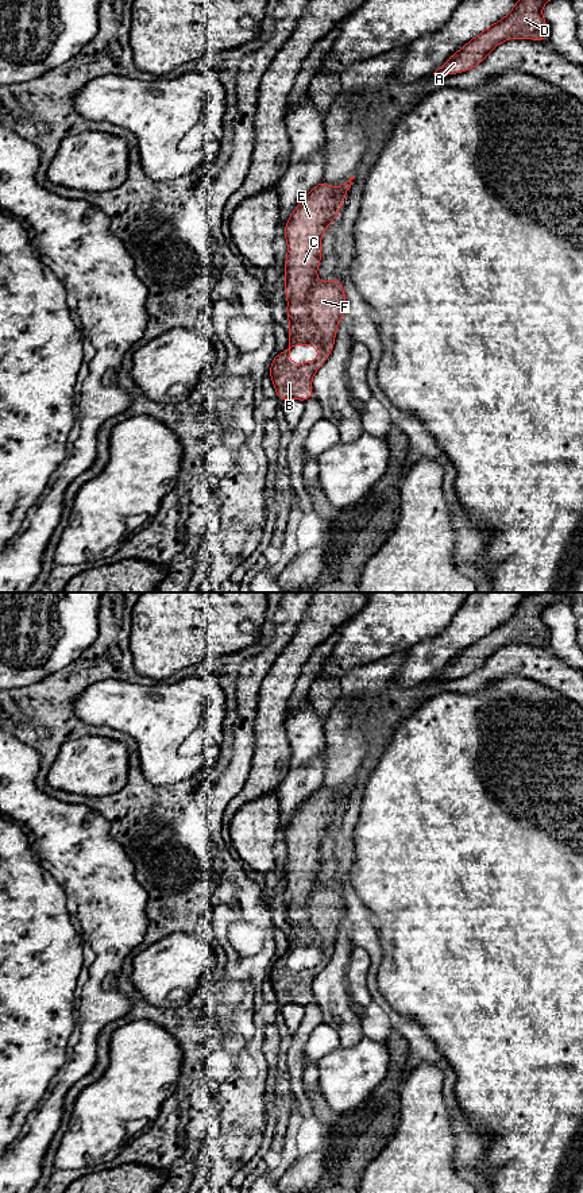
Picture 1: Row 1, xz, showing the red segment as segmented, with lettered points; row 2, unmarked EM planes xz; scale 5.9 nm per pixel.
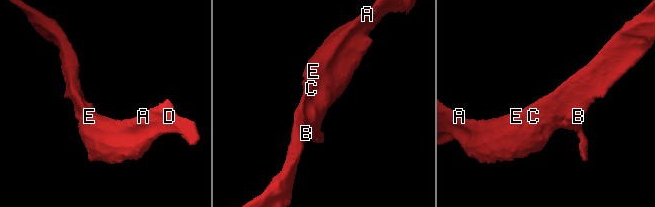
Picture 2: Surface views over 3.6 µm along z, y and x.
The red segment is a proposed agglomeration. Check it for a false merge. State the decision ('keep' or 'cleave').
keep

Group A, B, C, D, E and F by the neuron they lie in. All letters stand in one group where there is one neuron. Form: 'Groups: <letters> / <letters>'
Groups: A B C D E F

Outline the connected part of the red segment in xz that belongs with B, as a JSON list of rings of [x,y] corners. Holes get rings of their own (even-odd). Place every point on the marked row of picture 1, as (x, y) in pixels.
[[[354,175],[339,188],[318,182],[294,208],[283,228],[287,243],[283,274],[290,341],[274,356],[269,371],[279,402],[287,398],[305,402],[313,397],[312,378],[328,360],[337,323],[347,312],[340,278],[323,282],[316,271],[321,263],[320,240],[340,212],[352,179]],[[298,344],[317,347],[318,356],[312,362],[292,363],[290,352]]]

